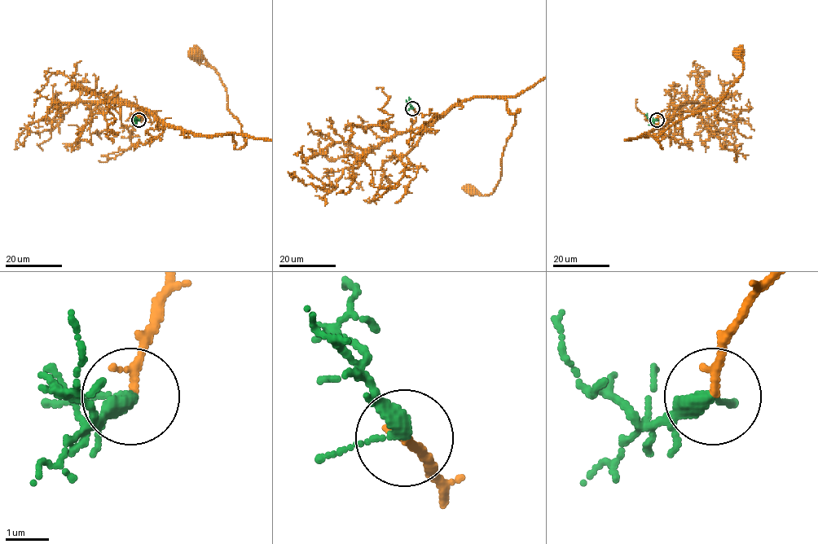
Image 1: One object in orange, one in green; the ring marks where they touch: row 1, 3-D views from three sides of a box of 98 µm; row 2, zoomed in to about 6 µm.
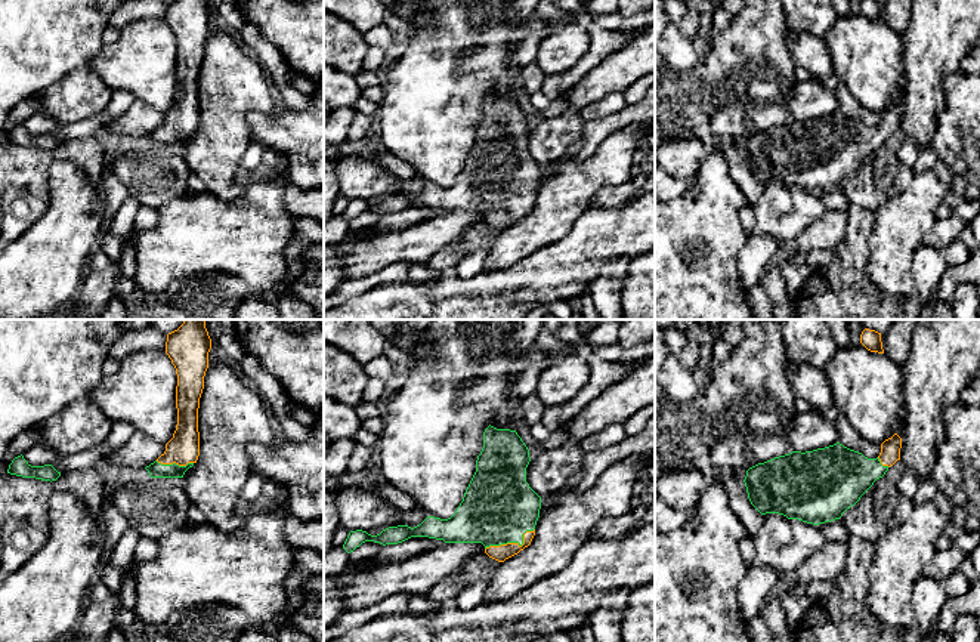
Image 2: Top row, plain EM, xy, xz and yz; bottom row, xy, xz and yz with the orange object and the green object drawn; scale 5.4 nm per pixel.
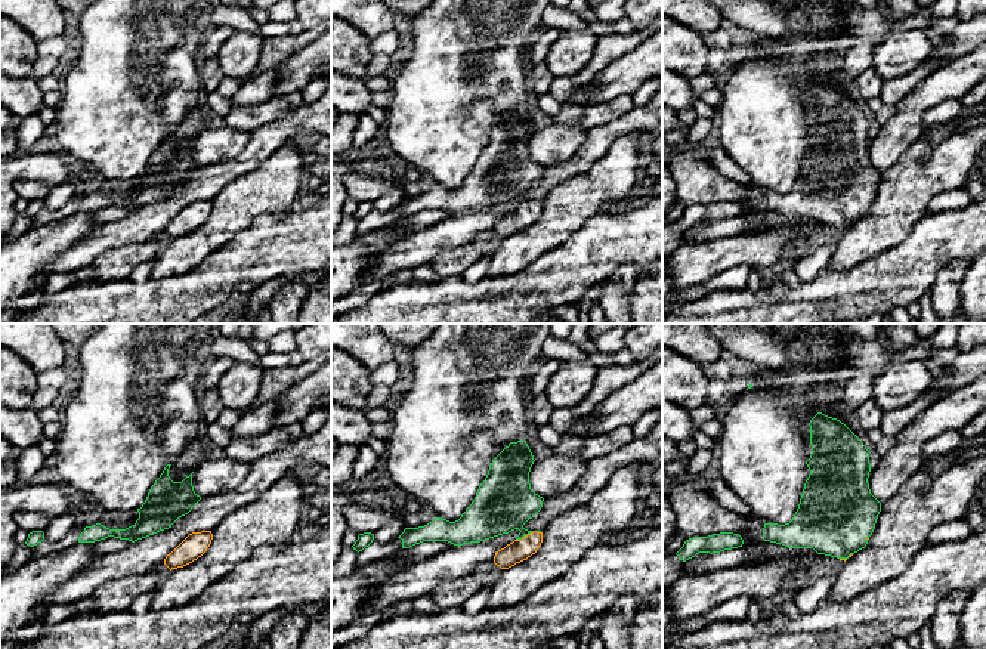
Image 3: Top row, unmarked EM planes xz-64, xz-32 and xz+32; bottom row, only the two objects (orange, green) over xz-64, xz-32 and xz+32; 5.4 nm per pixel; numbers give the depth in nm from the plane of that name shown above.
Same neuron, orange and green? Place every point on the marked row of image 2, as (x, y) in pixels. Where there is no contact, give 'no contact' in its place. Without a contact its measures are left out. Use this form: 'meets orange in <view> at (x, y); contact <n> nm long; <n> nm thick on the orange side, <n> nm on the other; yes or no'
meets orange in xz at (513, 543); contact 300 nm long; 90 nm thick on the orange side, 400 nm on the other; yes

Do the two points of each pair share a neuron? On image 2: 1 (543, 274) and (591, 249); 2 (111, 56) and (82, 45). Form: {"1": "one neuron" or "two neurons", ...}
{"1": "one neuron", "2": "two neurons"}

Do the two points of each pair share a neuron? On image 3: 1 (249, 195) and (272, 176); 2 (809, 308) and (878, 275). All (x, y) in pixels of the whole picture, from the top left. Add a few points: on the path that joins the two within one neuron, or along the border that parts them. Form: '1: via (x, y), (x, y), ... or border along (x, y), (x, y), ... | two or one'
1: via (254, 192), (266, 182) | one
2: via (827, 308), (861, 290) | one

